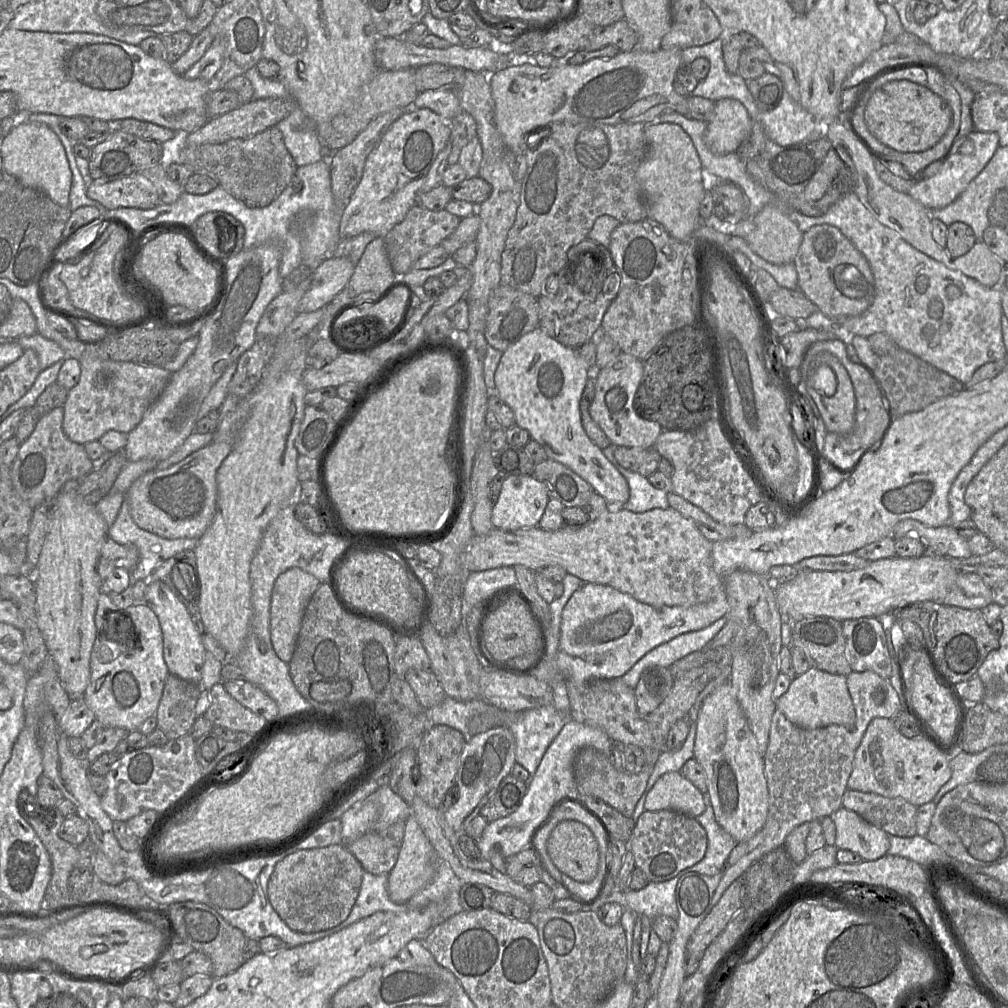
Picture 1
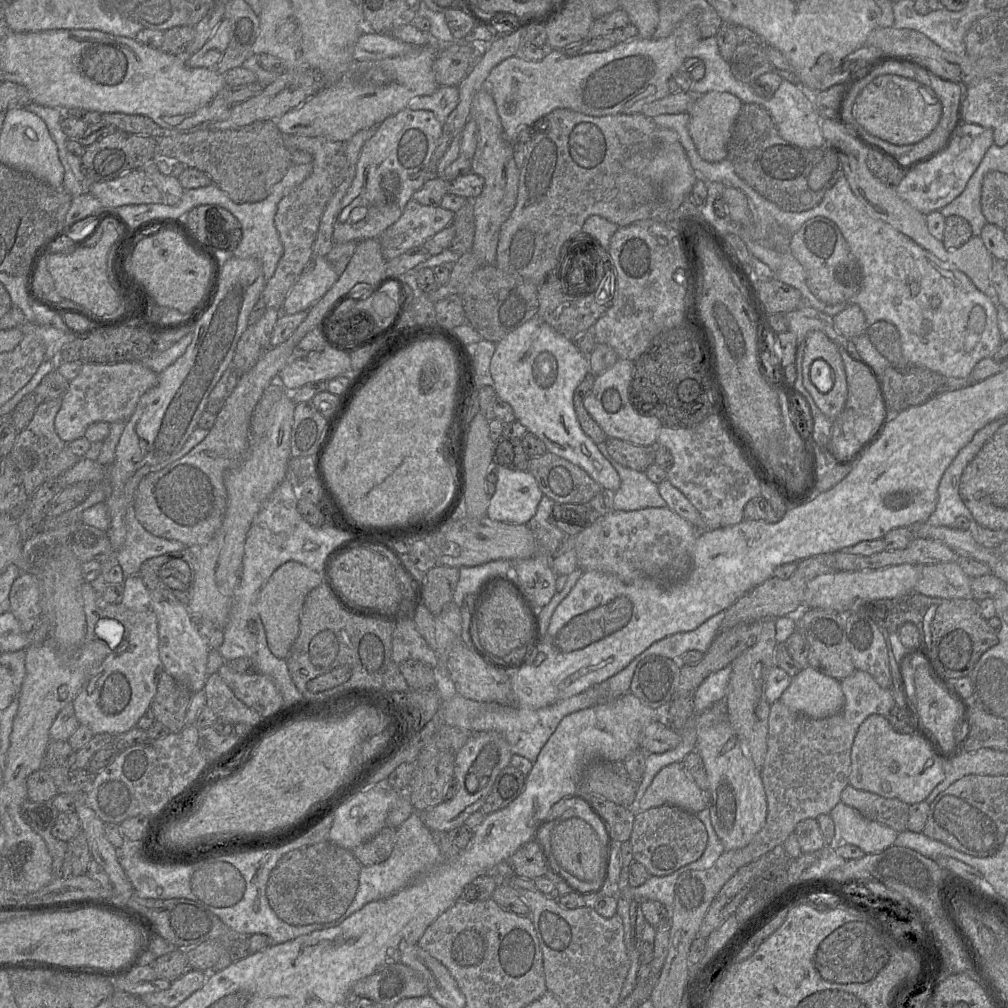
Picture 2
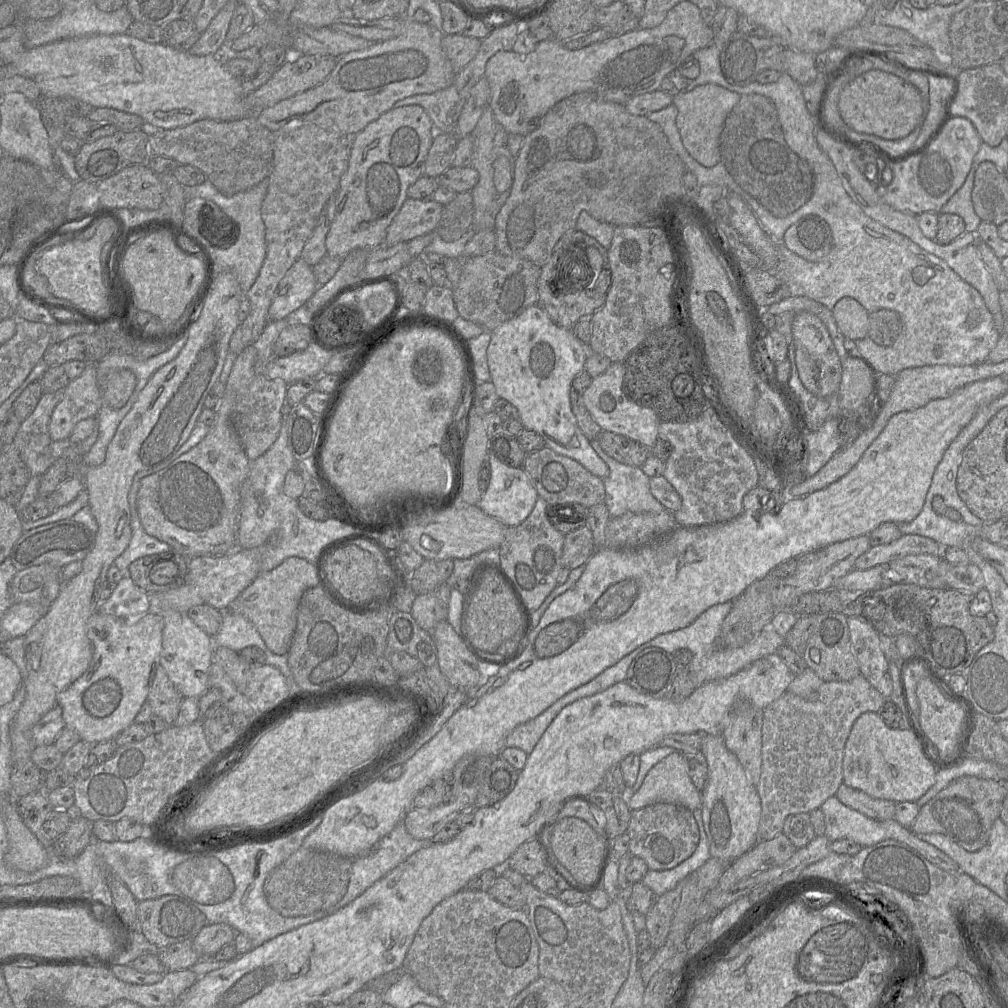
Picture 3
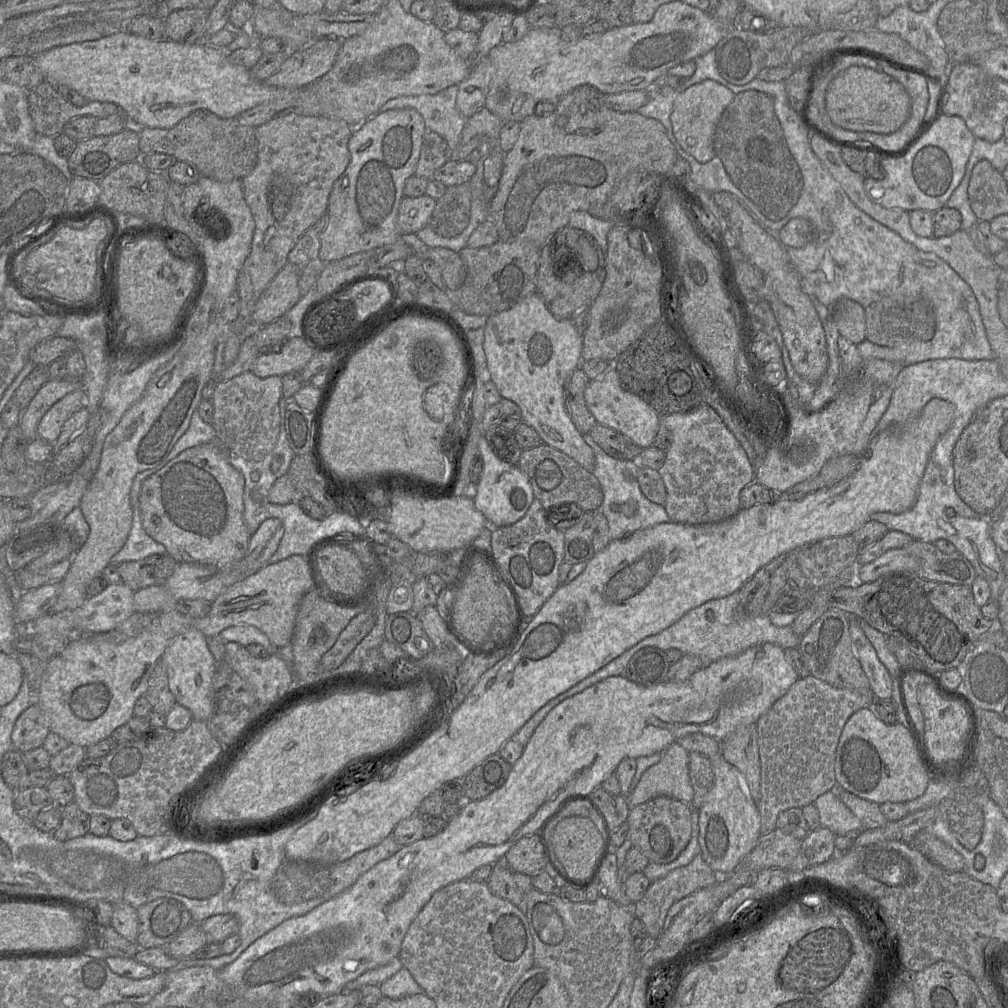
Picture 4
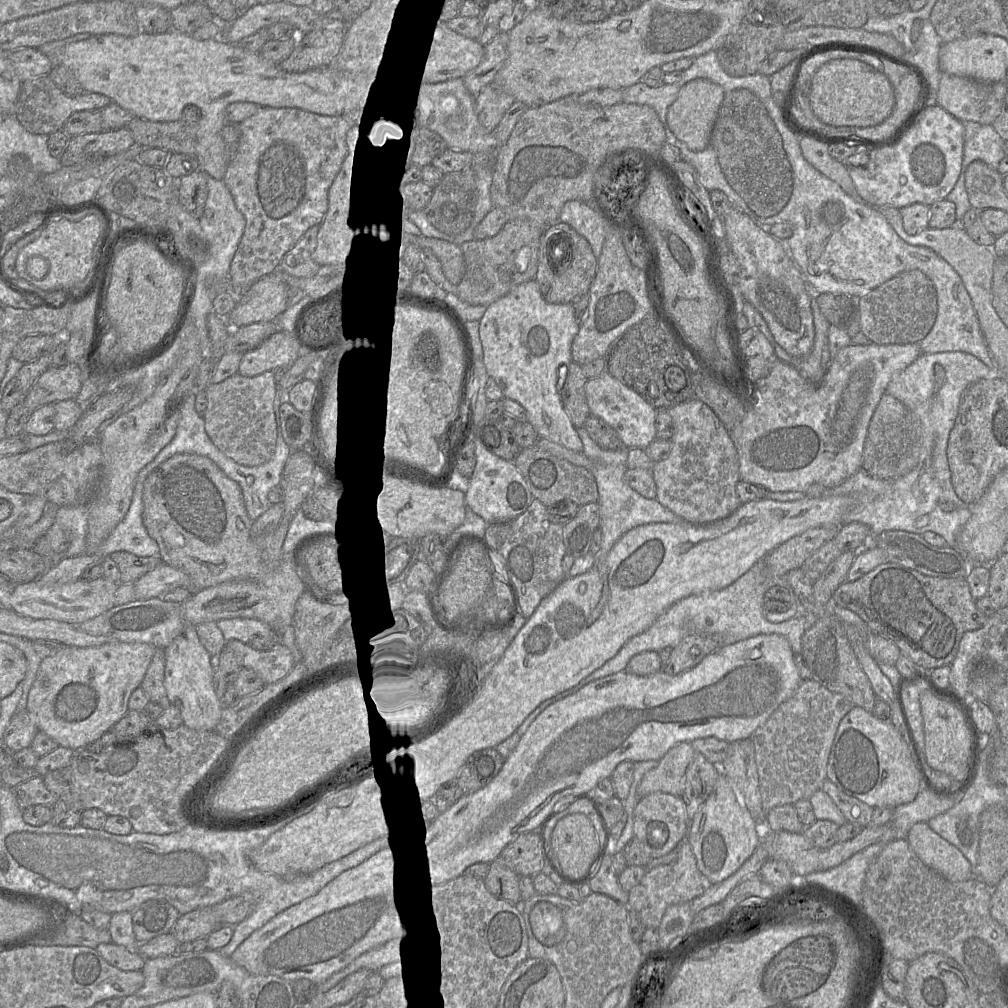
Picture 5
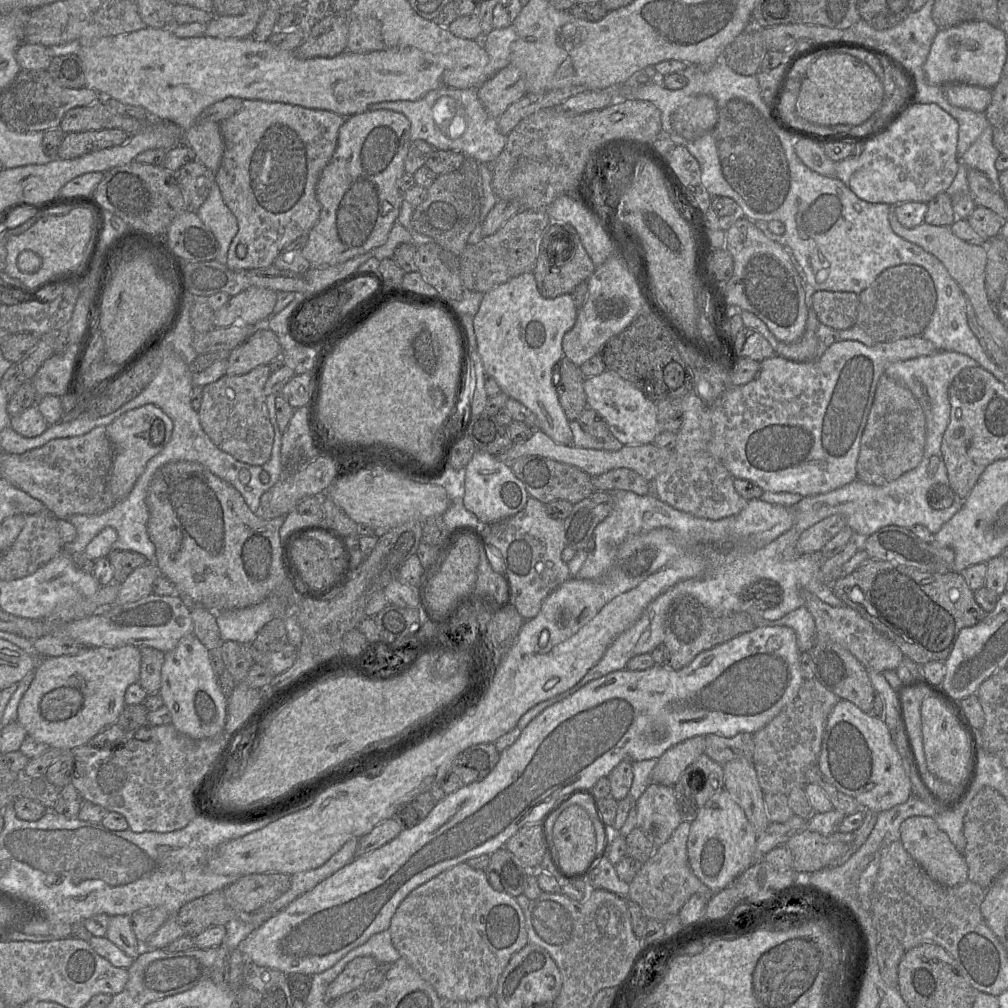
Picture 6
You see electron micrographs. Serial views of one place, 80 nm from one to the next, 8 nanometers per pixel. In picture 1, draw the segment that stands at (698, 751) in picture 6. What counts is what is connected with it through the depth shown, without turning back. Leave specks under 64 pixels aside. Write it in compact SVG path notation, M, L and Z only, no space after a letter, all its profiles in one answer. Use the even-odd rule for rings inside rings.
M681 771L663 774L648 792L646 811L672 810L696 818L706 808L702 793Z

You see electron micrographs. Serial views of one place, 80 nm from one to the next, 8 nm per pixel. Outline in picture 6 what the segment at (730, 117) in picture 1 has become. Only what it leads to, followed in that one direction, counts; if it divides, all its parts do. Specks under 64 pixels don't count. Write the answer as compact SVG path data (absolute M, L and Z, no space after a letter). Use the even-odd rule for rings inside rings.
M696 95L685 99L671 115L673 129L689 141L698 139L712 130L718 122L719 109L709 95Z

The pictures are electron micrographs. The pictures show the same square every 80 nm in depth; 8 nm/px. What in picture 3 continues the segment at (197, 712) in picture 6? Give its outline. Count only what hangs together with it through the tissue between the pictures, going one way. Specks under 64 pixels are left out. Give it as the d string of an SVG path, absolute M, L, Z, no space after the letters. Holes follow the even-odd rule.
M167 609L160 614L164 619L160 665L184 698L200 698L208 689L209 671L214 661L215 648L212 638L199 628L186 612Z

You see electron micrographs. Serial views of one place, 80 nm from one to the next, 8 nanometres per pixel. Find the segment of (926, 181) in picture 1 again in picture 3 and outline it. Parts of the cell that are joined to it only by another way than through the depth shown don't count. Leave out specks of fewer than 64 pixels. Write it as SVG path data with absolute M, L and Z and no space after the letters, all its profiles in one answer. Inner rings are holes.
M948 116L942 129L922 150L911 158L890 166L891 182L888 185L876 184L876 191L886 204L896 210L915 215L927 211L939 213L963 185L982 142L969 119Z

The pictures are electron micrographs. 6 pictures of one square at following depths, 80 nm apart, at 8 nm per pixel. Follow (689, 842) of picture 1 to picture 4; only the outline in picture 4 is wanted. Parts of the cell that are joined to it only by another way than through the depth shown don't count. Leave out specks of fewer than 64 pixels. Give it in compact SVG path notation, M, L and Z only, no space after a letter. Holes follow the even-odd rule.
M658 796L630 809L627 837L650 862L667 864L687 847L692 834L692 808L677 799Z

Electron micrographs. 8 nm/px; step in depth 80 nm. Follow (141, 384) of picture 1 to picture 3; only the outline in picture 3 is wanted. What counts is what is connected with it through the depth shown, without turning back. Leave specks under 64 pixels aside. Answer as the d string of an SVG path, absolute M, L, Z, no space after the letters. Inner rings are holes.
M87 365L83 373L69 382L63 399L55 406L49 422L49 433L53 441L68 439L74 426L86 418L95 418L101 407L123 407L136 386L136 376L128 369L111 371L104 377L104 385L97 384L96 365Z

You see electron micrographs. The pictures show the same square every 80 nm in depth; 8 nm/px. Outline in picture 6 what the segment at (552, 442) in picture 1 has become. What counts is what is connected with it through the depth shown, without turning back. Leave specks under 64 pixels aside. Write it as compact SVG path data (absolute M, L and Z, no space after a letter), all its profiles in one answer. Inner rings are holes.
M533 272L520 274L498 285L483 295L480 307L473 317L478 352L485 372L497 381L502 392L513 398L537 417L537 428L561 445L573 444L569 420L559 402L553 372L565 356L562 348L564 335L574 326L578 310L571 294L545 298L538 290Z

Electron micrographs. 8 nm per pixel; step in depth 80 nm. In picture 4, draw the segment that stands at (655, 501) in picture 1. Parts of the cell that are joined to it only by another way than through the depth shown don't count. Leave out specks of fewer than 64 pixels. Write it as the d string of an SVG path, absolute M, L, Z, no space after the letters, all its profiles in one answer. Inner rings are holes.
M589 434L582 436L594 452L595 465L592 473L598 479L603 492L603 502L599 510L607 519L610 541L622 539L638 530L670 522L664 506L650 501L642 493L637 481L642 468L638 462L613 458L605 453Z

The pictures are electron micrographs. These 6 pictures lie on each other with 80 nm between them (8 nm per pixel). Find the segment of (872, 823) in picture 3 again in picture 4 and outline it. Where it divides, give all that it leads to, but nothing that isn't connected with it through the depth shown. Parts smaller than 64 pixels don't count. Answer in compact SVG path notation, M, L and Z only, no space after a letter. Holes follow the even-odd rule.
M827 791L820 795L813 804L819 812L821 826L828 828L835 835L864 830L861 821L833 792Z

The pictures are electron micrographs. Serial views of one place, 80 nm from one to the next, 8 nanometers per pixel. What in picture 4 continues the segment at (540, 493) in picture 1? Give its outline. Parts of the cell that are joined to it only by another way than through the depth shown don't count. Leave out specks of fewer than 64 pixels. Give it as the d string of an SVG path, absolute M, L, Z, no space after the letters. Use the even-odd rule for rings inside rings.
M484 436L478 442L478 449L482 459L482 471L476 484L474 505L485 516L491 527L512 525L524 517L535 499L532 486L517 465L511 465L494 454Z

